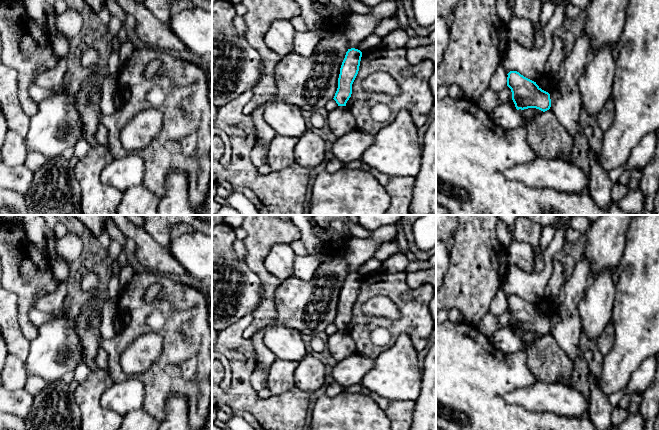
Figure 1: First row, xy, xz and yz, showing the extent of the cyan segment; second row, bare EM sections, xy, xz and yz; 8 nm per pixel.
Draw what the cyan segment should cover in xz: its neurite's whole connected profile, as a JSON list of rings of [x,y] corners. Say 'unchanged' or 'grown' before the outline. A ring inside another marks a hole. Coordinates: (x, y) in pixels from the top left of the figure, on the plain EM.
unchanged | [[[351,272],[346,276],[345,282],[340,292],[338,302],[338,312],[334,324],[338,330],[346,330],[352,318],[352,308],[358,298],[362,276]]]

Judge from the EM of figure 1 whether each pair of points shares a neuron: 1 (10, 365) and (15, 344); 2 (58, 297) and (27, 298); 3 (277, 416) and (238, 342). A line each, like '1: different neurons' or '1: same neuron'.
1: different neurons
2: different neurons
3: same neuron

